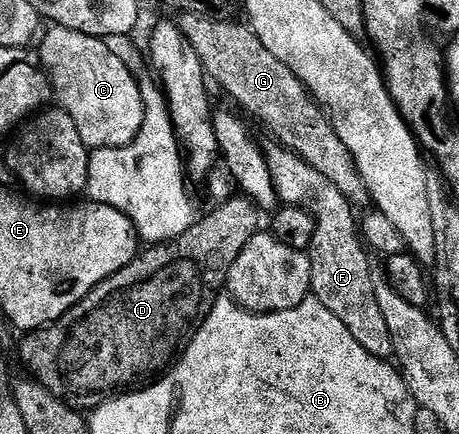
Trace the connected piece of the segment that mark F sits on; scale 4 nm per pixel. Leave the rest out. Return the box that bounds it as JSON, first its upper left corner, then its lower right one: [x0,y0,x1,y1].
[263,141,394,361]

